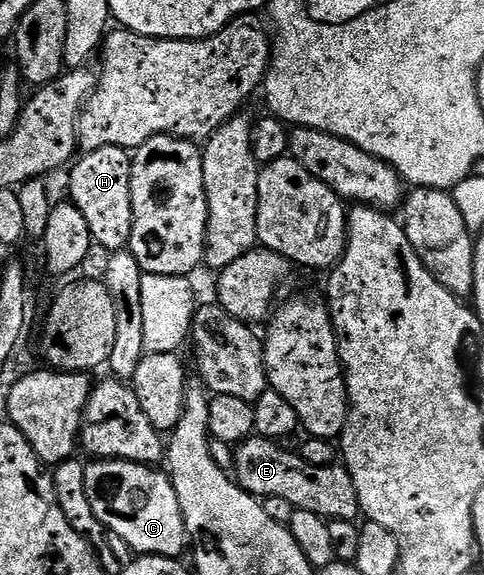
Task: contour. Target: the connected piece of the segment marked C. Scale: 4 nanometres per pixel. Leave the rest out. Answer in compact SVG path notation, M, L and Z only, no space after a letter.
M93 459L85 468L88 502L97 518L125 543L134 554L152 557L182 556L187 534L182 509L172 481L158 468L130 461Z

